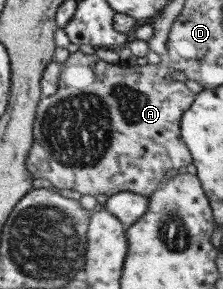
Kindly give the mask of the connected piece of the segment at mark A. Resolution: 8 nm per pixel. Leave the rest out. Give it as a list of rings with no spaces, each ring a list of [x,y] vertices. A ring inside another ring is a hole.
[[[78,50],[69,56],[69,60],[67,60],[62,67],[59,92],[49,97],[44,95],[43,98],[41,98],[37,112],[34,127],[35,143],[33,144],[33,149],[29,152],[29,161],[27,161],[29,173],[31,173],[35,179],[46,178],[53,186],[61,187],[61,189],[75,189],[75,185],[77,185],[77,191],[81,191],[81,193],[91,193],[93,195],[112,196],[123,191],[133,191],[151,196],[165,181],[167,171],[179,169],[179,167],[187,167],[187,165],[193,163],[191,151],[189,151],[182,136],[181,121],[186,111],[191,109],[193,102],[196,101],[198,93],[193,93],[184,82],[177,81],[177,79],[171,75],[173,69],[170,65],[160,63],[157,65],[145,64],[144,66],[139,66],[135,64],[134,66],[128,66],[122,62],[114,64],[101,59],[96,53],[85,54]]]

